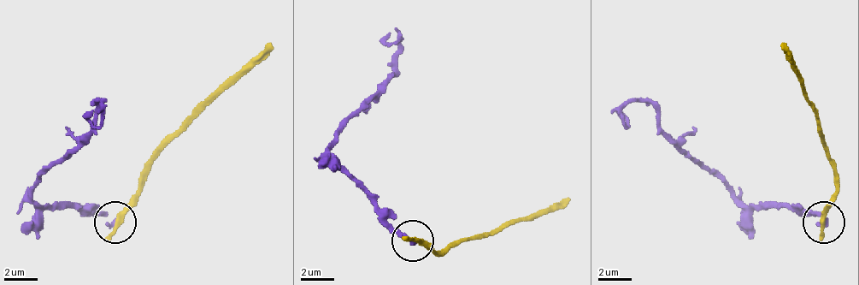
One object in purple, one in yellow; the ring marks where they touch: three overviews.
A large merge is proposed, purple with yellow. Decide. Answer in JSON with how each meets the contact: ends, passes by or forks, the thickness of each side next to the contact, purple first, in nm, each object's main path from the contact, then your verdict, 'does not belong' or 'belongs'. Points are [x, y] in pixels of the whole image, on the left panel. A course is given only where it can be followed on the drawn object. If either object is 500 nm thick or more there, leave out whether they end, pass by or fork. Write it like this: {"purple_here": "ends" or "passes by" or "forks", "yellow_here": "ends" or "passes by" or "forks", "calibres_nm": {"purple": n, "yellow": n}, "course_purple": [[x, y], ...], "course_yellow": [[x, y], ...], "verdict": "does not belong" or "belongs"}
{"purple_here": "ends", "yellow_here": "ends", "calibres_nm": {"purple": 240, "yellow": 360}, "course_purple": [[114, 222], [89, 210], [39, 206], [31, 198], [39, 177], [93, 127], [93, 115], [102, 102], [85, 119]], "course_yellow": [[114, 222], [147, 164], [272, 44]], "verdict": "does not belong"}

